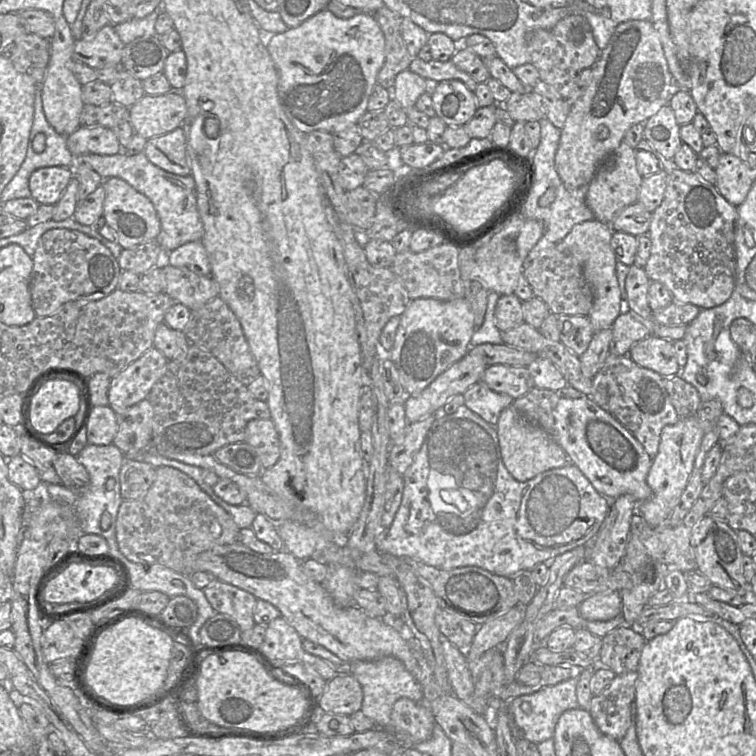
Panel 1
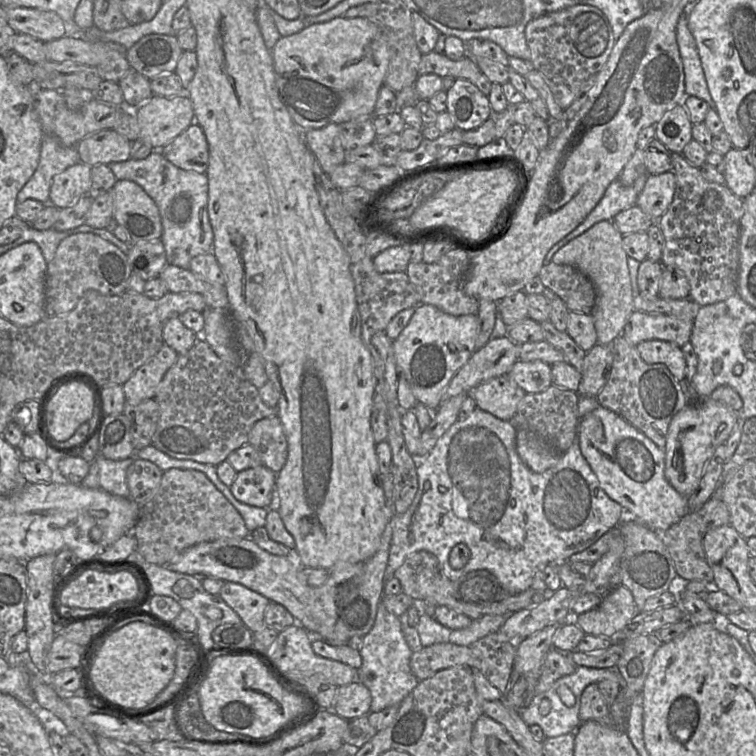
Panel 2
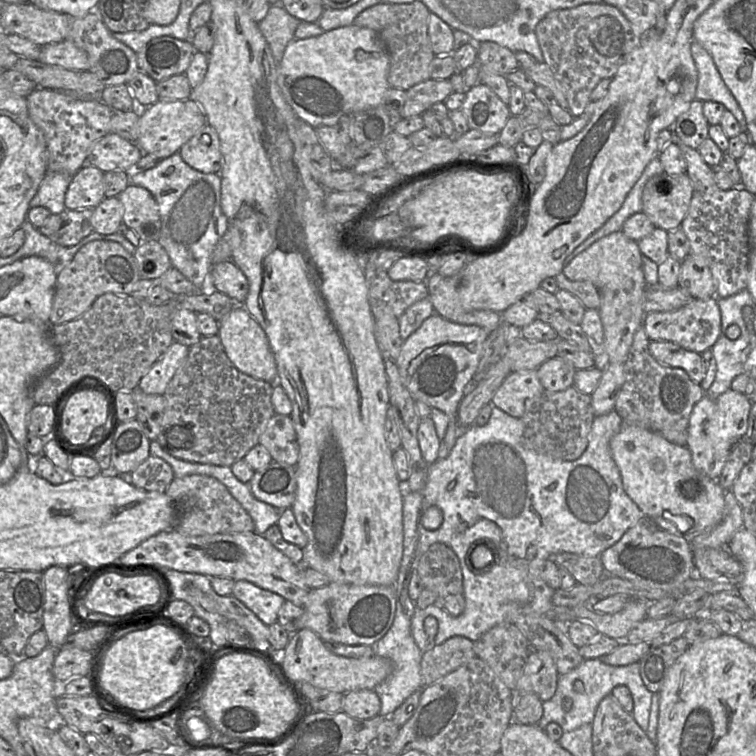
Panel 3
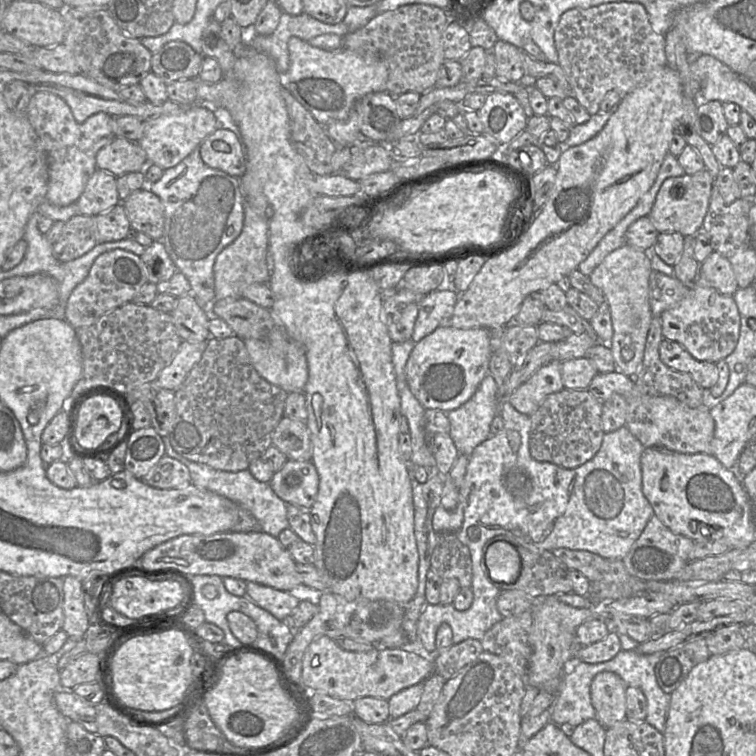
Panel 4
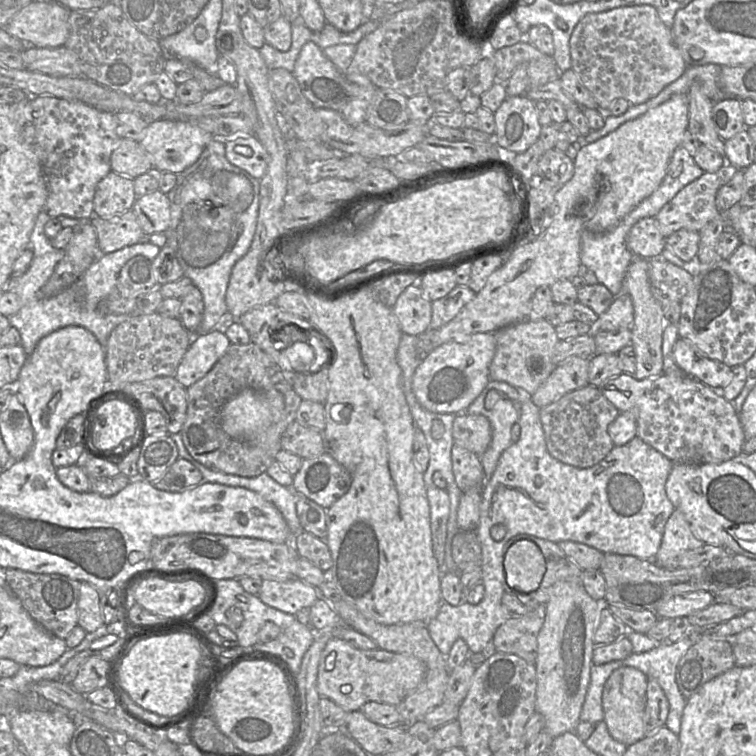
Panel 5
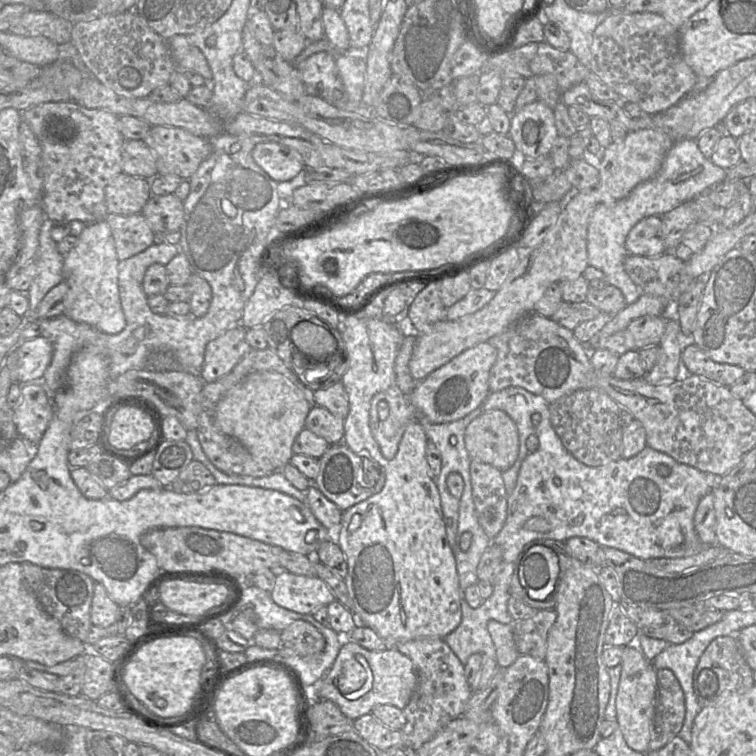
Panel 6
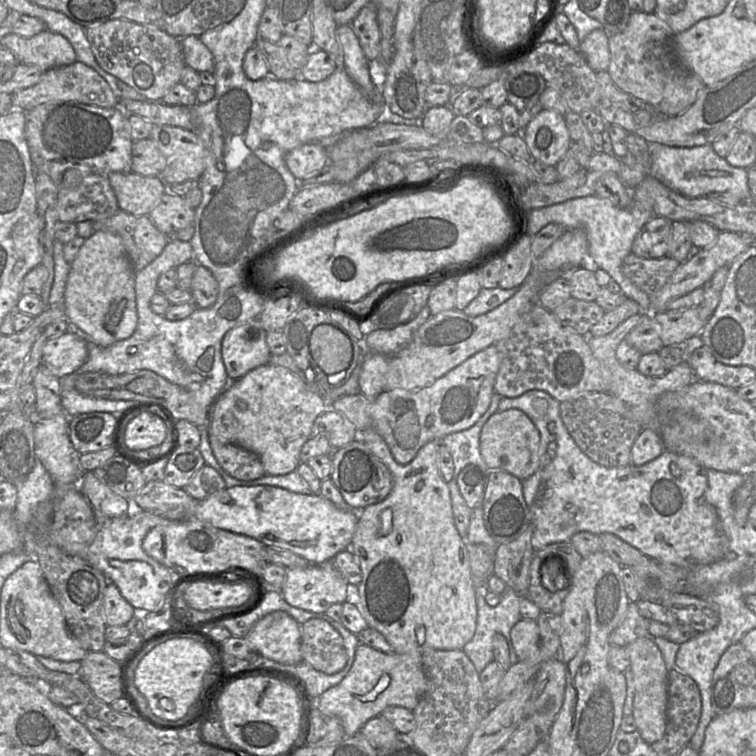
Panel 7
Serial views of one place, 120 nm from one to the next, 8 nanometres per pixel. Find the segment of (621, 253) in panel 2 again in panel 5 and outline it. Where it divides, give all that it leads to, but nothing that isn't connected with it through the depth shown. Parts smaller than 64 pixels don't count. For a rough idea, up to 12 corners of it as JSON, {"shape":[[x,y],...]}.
{"shape":[[633,257],[623,293],[637,379],[663,374],[665,315],[654,298],[649,260]]}

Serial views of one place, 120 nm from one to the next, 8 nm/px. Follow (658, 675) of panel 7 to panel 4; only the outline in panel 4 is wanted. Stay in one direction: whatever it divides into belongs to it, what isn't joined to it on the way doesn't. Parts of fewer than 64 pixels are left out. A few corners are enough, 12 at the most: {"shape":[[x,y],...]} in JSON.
{"shape":[[614,672],[591,682],[595,718],[605,728],[627,718],[627,684]]}

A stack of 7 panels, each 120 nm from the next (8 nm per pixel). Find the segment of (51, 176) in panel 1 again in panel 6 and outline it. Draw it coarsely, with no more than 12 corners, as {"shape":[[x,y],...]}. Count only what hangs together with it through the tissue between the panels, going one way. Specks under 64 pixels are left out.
{"shape":[[116,175],[105,187],[108,213],[141,213],[150,179]]}

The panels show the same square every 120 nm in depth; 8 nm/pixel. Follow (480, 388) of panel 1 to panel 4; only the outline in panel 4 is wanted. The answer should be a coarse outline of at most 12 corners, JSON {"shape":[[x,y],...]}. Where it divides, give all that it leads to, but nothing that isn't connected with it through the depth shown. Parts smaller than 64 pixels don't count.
{"shape":[[560,361],[537,370],[507,401],[532,415],[564,389]]}

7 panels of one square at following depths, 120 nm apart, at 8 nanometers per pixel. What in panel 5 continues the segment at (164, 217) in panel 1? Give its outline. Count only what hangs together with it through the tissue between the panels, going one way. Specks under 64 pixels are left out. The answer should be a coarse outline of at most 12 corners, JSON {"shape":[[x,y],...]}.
{"shape":[[211,138],[167,193],[166,245],[200,290],[192,337],[231,320],[260,180]]}

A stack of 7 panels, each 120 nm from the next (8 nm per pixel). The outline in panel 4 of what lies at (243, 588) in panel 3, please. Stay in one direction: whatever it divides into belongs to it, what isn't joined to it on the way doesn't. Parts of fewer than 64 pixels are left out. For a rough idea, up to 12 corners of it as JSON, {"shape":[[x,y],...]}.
{"shape":[[247,582],[246,596],[279,620],[305,599],[290,592]]}

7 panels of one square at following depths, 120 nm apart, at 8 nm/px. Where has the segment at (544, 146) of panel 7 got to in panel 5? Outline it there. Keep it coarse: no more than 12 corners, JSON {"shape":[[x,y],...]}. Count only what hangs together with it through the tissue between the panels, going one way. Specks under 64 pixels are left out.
{"shape":[[507,97],[494,112],[503,155],[526,152],[539,138],[535,102]]}

